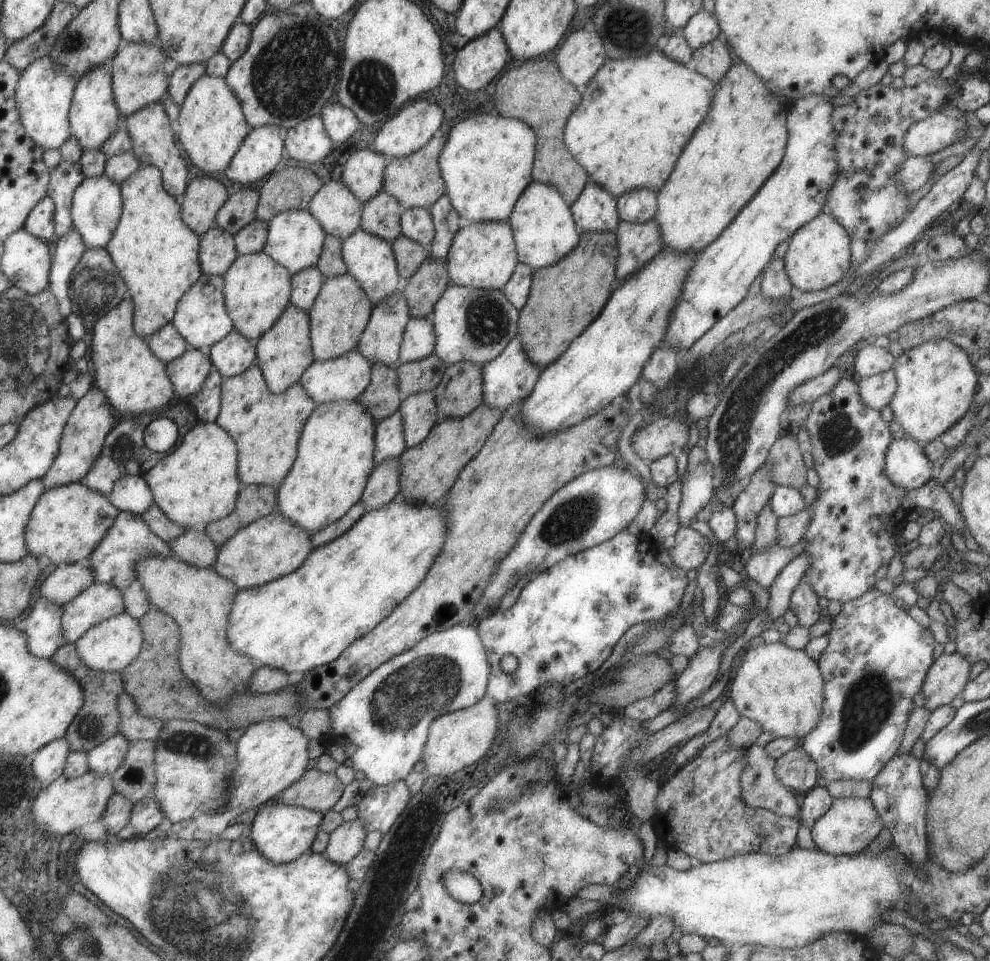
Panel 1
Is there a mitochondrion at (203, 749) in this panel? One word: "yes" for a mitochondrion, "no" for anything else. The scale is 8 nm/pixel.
yes

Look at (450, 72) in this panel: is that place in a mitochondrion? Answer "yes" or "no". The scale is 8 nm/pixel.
no

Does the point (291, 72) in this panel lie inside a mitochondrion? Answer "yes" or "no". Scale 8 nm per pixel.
yes

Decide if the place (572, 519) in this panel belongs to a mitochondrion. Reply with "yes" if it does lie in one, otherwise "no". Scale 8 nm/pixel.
yes

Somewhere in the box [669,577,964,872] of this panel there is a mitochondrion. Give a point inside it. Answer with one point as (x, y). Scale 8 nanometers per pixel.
(869, 703)

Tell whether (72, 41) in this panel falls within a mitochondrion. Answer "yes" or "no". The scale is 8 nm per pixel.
yes

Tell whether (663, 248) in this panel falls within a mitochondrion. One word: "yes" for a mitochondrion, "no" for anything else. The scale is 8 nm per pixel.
no

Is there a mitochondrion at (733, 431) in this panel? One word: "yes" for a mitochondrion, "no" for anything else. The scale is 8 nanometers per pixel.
yes

